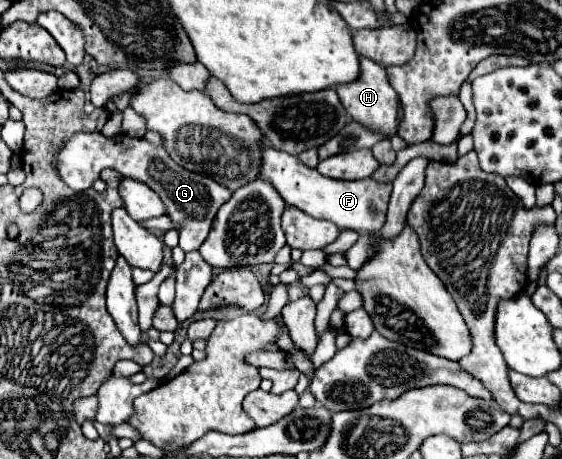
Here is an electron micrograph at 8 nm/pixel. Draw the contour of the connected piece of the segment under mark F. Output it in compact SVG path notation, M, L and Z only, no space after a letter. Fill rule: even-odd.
M260 144L260 154L262 154L260 178L268 180L276 188L276 192L280 192L286 204L296 206L298 210L304 210L314 218L330 220L340 230L356 230L360 234L378 232L386 222L386 206L392 192L392 184L380 184L380 182L374 182L372 178L332 180L332 178L320 176L316 168L308 168L306 164L302 164L298 156L280 152L264 144ZM372 208L376 208L376 214L372 214Z

